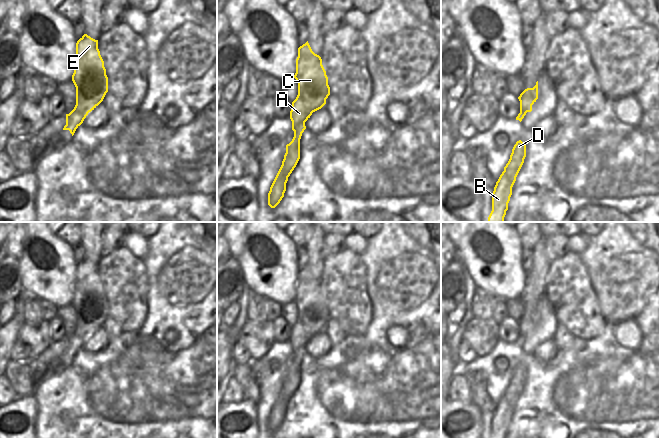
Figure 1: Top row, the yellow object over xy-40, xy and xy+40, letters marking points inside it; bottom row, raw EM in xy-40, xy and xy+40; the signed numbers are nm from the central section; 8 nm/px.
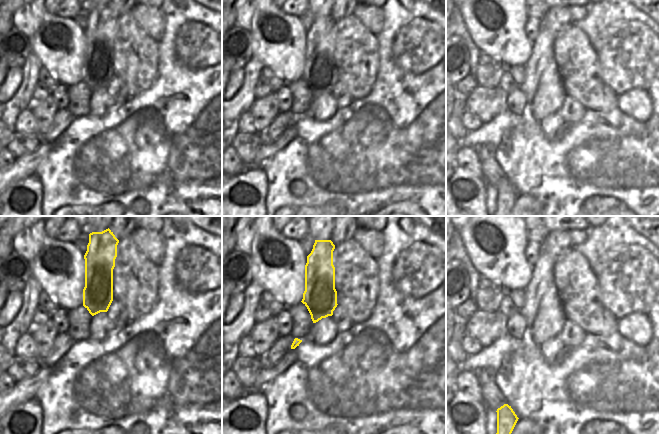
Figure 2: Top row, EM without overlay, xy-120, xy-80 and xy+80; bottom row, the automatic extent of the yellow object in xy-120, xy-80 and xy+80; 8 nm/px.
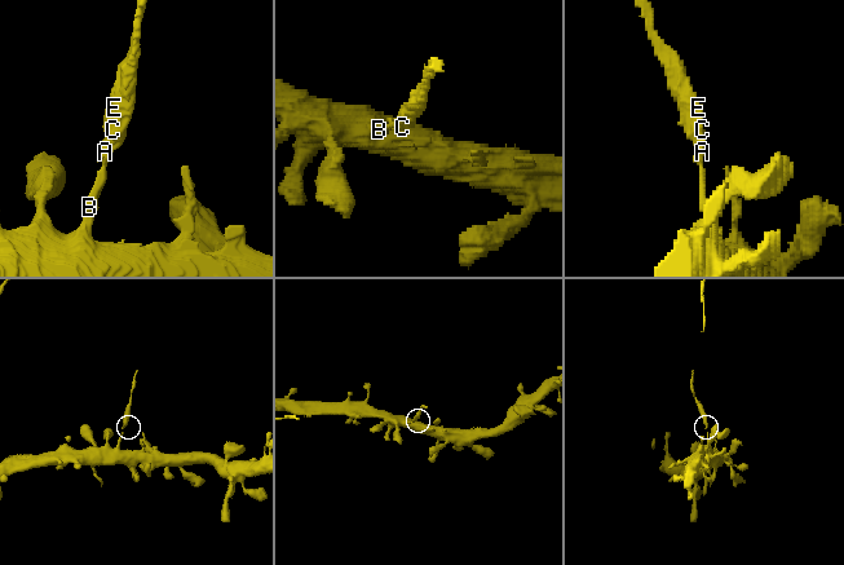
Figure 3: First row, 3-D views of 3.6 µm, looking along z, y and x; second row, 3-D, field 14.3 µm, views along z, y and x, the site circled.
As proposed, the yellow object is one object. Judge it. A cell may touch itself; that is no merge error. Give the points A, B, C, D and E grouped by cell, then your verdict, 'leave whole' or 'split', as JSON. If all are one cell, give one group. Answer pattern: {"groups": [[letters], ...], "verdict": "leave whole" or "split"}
{"groups": [["A", "C", "E"], ["B", "D"]], "verdict": "split"}

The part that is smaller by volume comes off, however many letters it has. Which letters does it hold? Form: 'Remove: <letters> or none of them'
Remove: A, C, E

